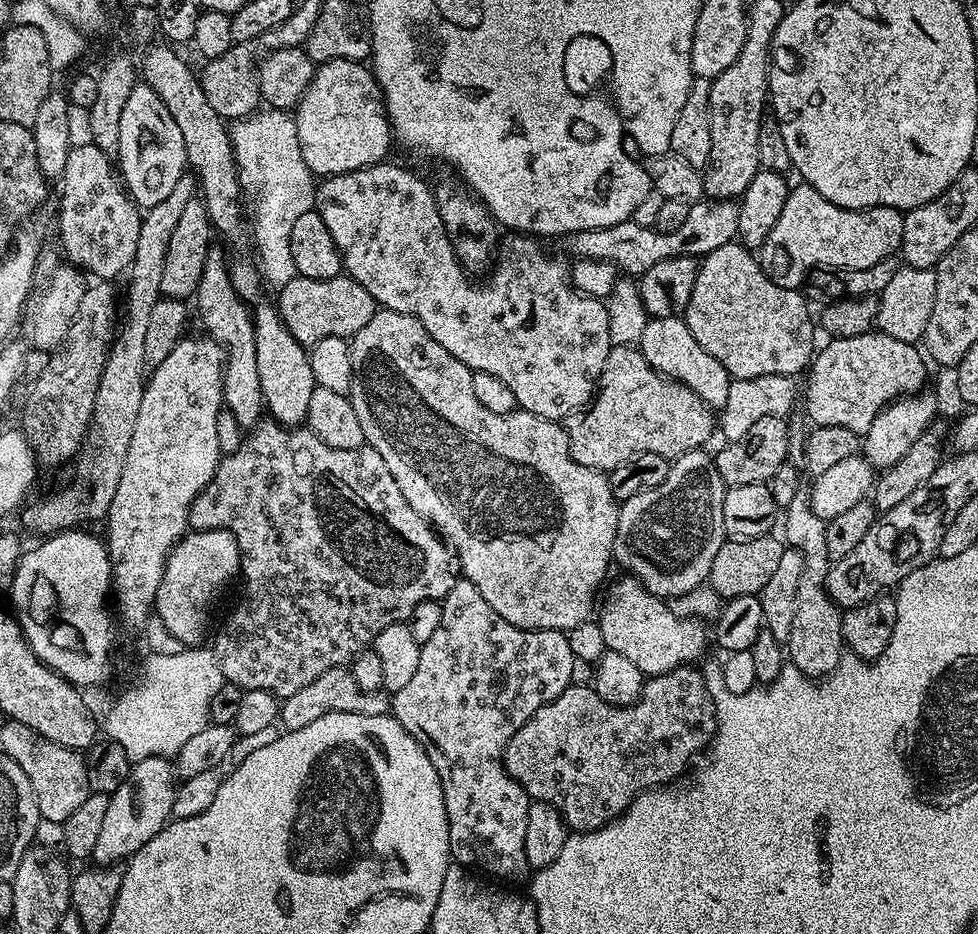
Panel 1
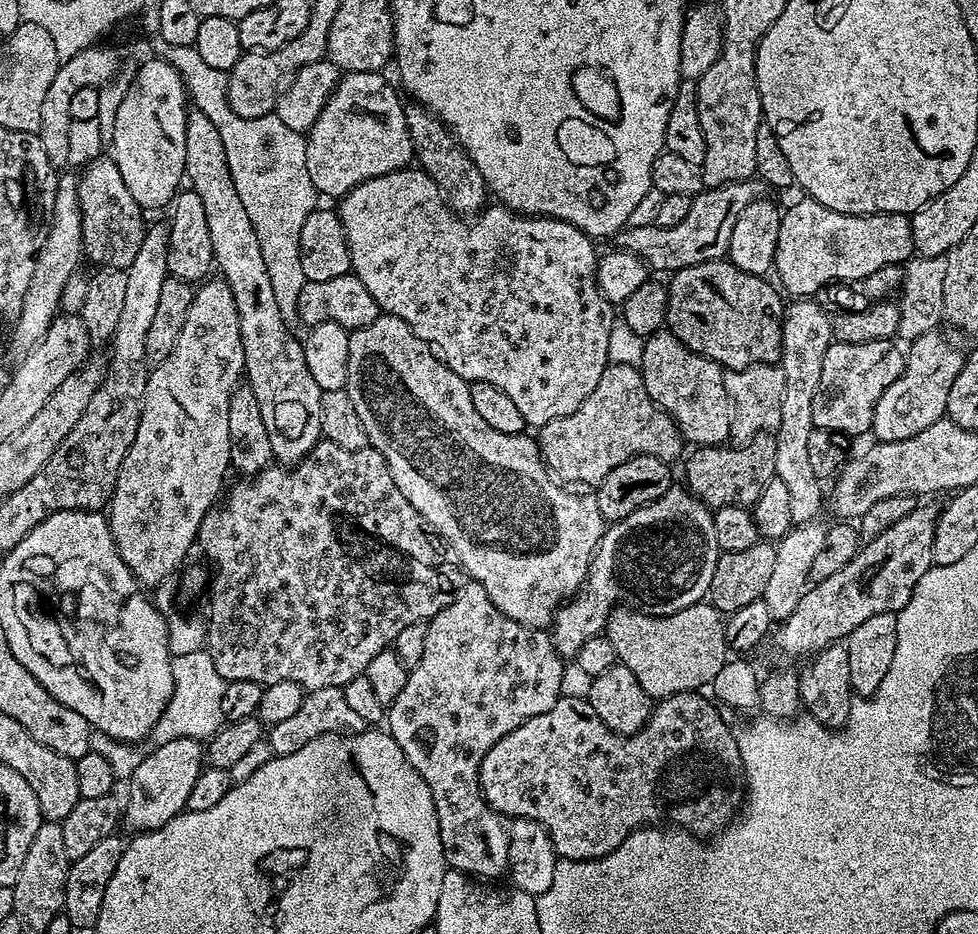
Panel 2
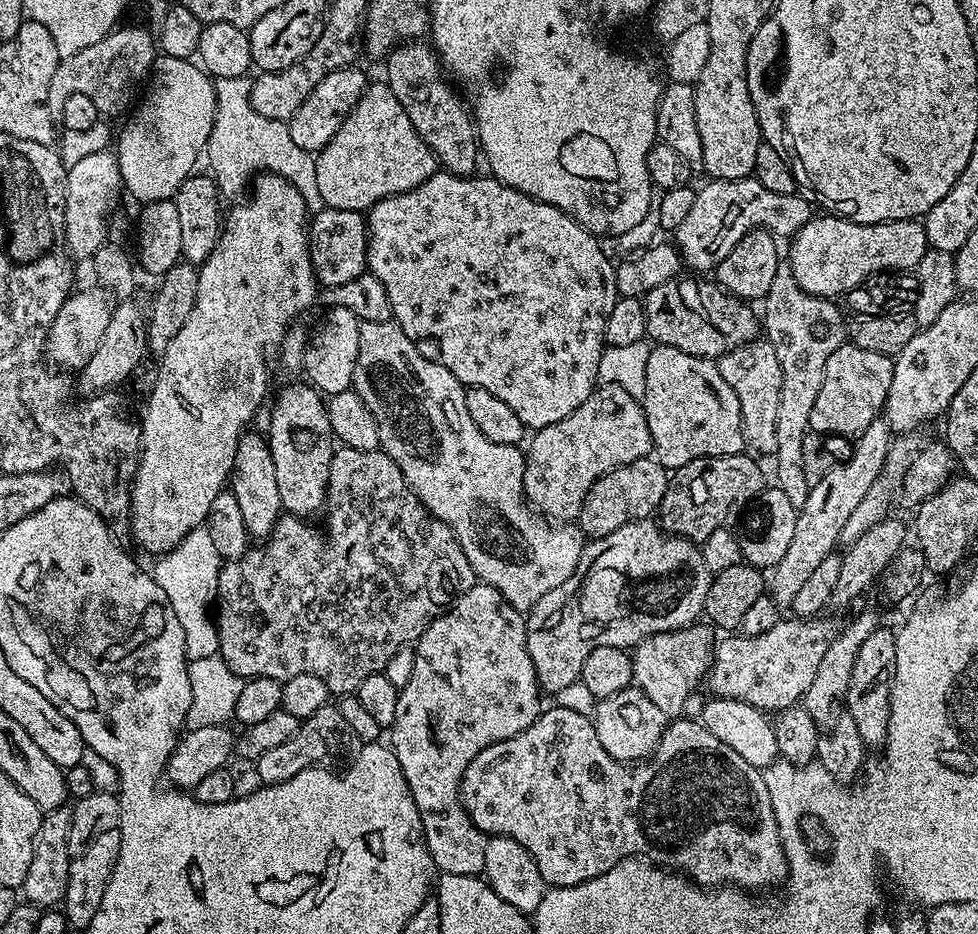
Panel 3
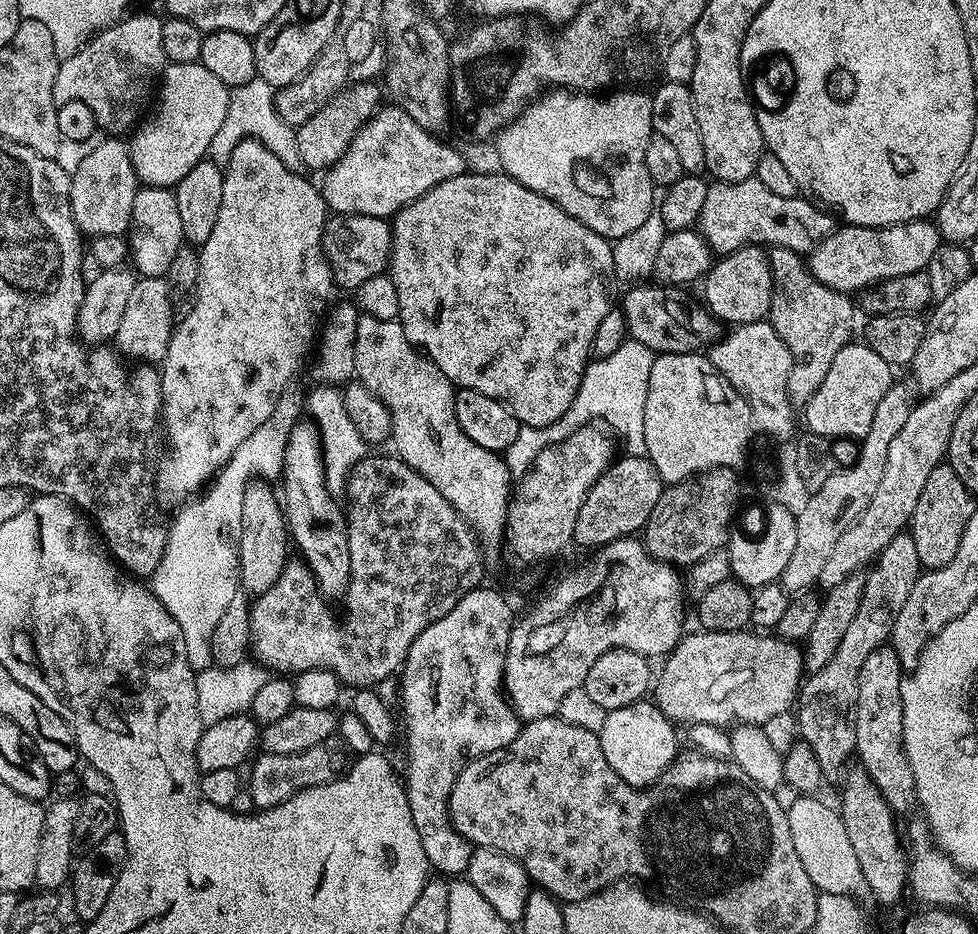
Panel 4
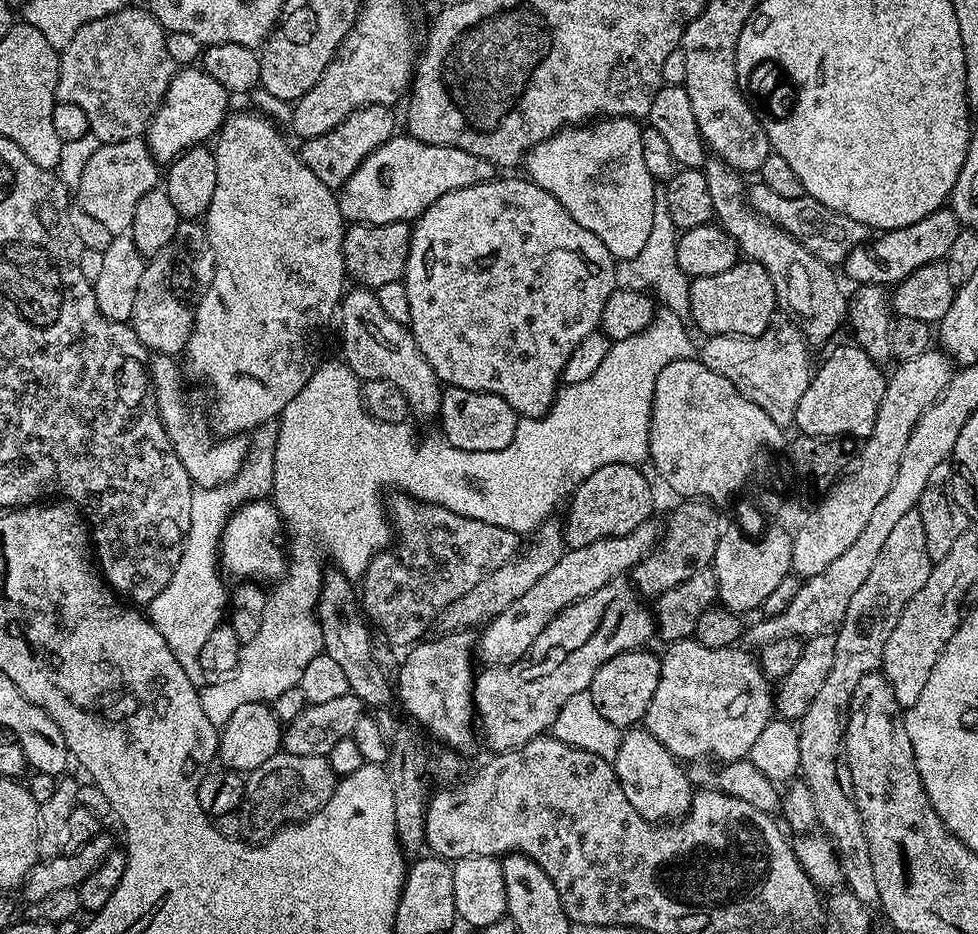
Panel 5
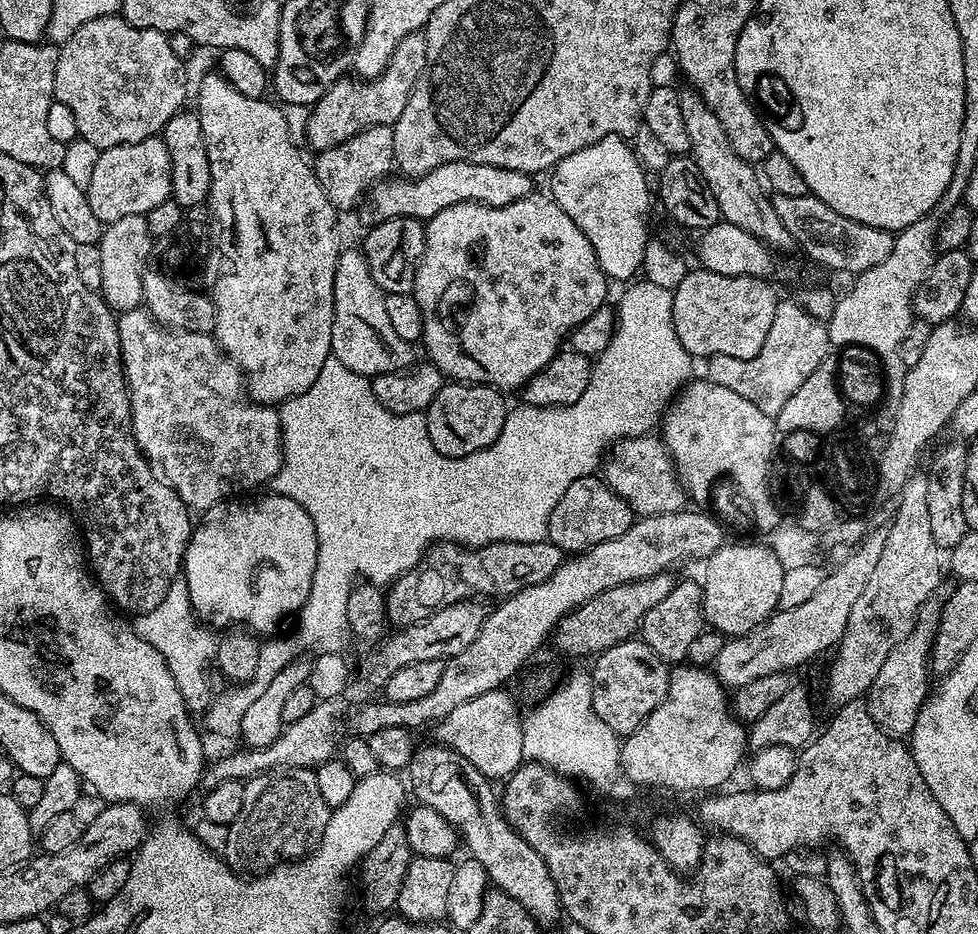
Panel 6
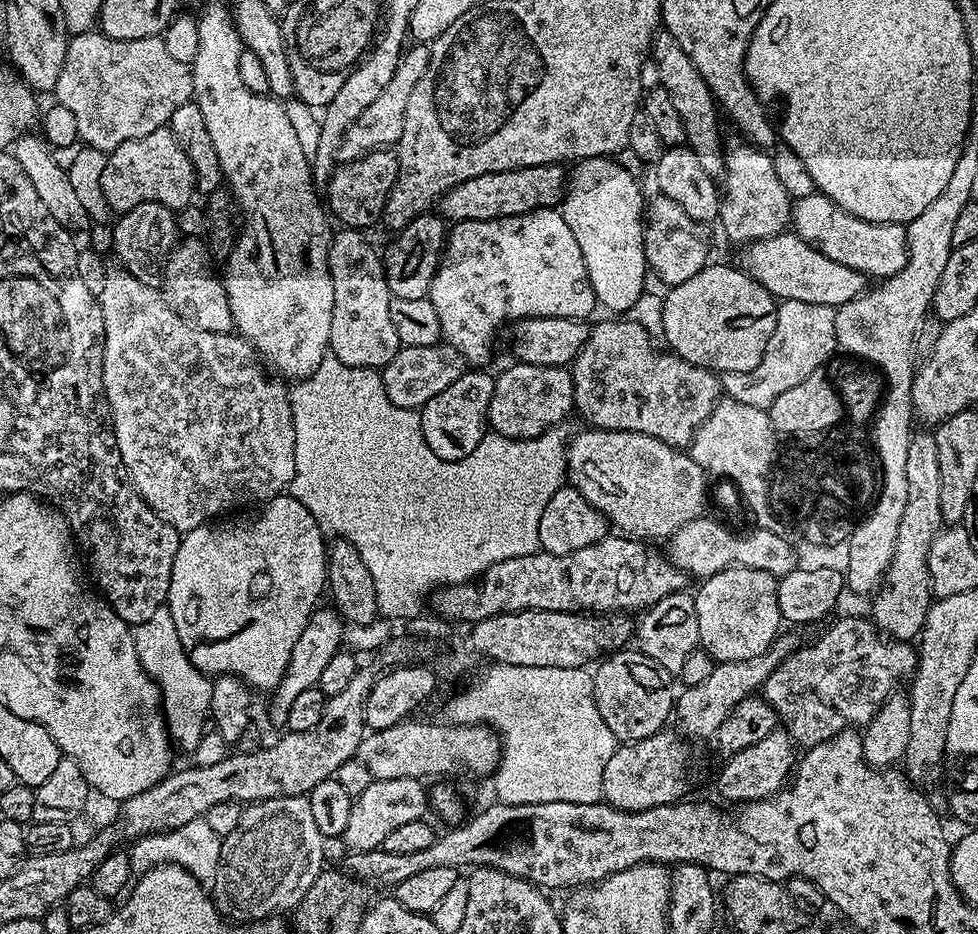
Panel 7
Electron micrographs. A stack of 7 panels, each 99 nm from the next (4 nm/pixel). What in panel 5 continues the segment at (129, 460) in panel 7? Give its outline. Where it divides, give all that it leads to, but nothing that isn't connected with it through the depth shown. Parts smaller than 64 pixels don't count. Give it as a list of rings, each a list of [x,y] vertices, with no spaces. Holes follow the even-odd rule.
[[[159,354],[153,355],[150,360],[151,391],[156,393],[156,405],[160,410],[164,429],[182,462],[182,466],[186,466],[193,485],[202,488],[217,488],[220,484],[231,484],[233,478],[242,470],[244,461],[248,459],[249,437],[241,434],[221,440],[217,439],[206,416],[206,421],[204,421],[203,414],[188,405],[188,396],[184,393],[183,382],[180,381],[182,368],[179,363],[177,363],[178,365],[176,363],[177,361],[173,357]]]

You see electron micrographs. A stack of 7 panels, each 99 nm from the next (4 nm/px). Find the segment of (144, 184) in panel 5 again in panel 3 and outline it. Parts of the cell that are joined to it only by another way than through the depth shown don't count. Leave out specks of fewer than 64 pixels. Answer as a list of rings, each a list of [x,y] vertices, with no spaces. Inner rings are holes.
[[[105,150],[100,153],[87,155],[73,165],[66,168],[66,190],[64,191],[64,243],[66,251],[73,261],[93,256],[99,248],[109,239],[108,236],[108,211],[116,200],[116,195],[121,195],[120,167],[116,161],[116,153]]]

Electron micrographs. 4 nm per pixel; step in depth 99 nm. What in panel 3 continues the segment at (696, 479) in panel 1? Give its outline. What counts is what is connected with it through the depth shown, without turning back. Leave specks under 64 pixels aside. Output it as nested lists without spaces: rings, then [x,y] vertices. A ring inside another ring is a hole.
[[[655,519],[635,520],[614,534],[595,537],[585,543],[584,553],[570,578],[562,586],[554,586],[550,594],[542,594],[526,616],[528,653],[534,662],[536,681],[545,693],[555,694],[581,679],[583,662],[592,650],[612,646],[625,650],[637,646],[652,635],[678,631],[701,619],[704,603],[714,573],[708,569],[701,545],[665,532]]]

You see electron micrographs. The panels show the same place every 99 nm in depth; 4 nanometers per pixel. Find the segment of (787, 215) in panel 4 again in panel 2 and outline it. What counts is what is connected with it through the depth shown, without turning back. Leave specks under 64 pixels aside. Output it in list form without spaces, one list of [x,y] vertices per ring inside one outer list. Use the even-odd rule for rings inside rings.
[[[756,178],[705,188],[692,197],[686,219],[678,222],[678,226],[658,226],[655,223],[625,227],[616,233],[614,240],[619,247],[627,248],[630,254],[642,258],[653,273],[671,274],[702,262],[719,260],[730,246],[730,233],[734,230],[734,222],[738,222],[738,214],[742,214],[750,202],[761,199],[765,192],[765,185]]]

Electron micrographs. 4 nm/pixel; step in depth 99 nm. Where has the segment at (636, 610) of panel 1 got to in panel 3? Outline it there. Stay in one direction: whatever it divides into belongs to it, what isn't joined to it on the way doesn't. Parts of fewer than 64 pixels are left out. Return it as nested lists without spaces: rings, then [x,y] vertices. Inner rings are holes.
[[[697,622],[680,628],[678,631],[668,631],[662,634],[652,635],[650,638],[638,644],[632,652],[632,678],[633,685],[640,692],[646,694],[658,710],[662,710],[667,719],[679,719],[685,712],[684,706],[687,704],[694,688],[707,677],[712,667],[712,654],[715,651],[716,637],[715,631],[704,622]]]

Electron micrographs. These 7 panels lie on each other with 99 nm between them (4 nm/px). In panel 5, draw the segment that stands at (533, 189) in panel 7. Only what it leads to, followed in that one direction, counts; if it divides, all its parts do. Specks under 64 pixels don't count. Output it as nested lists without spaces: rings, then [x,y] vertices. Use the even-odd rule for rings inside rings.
[[[397,134],[367,156],[339,189],[340,213],[349,225],[415,222],[442,194],[485,184],[497,176],[496,165],[486,162],[486,158],[466,154],[466,150],[454,146],[427,144],[413,136]]]

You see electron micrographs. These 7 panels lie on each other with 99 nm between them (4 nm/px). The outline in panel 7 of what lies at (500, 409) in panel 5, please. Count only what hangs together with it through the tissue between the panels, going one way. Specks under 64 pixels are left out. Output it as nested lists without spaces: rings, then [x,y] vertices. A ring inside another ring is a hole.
[[[466,370],[442,394],[430,398],[424,407],[419,409],[422,434],[426,438],[426,446],[434,450],[434,454],[443,460],[461,460],[474,450],[478,450],[478,442],[489,431],[488,411],[490,410],[490,394],[494,394],[493,373],[488,370]]]

